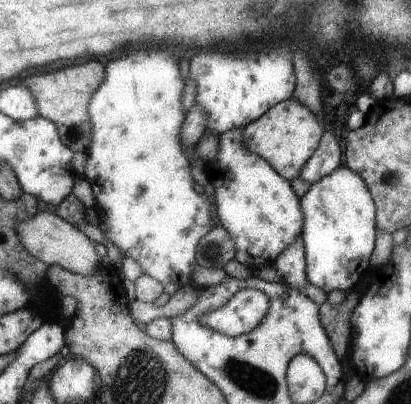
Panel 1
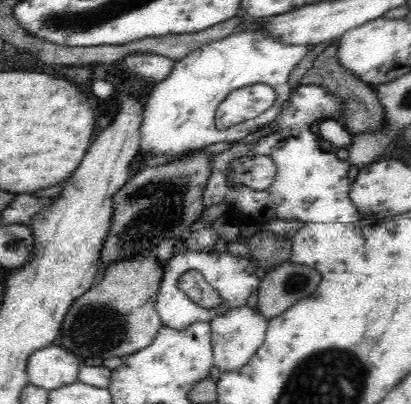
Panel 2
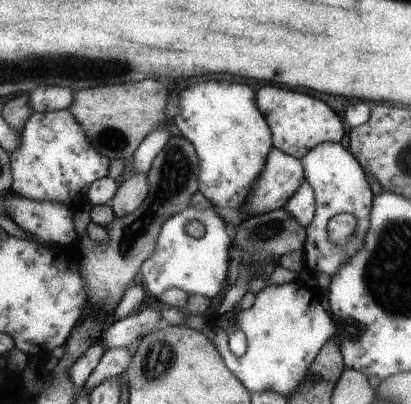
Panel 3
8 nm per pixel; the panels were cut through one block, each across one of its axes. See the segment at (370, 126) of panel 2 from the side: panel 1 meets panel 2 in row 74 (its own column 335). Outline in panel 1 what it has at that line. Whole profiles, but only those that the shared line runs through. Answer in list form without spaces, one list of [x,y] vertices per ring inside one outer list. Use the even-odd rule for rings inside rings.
[[[347,290],[341,304],[329,304],[327,300],[319,306],[319,320],[323,324],[323,330],[333,346],[333,352],[339,356],[339,360],[349,352],[351,342],[351,310],[355,306],[355,292]]]

